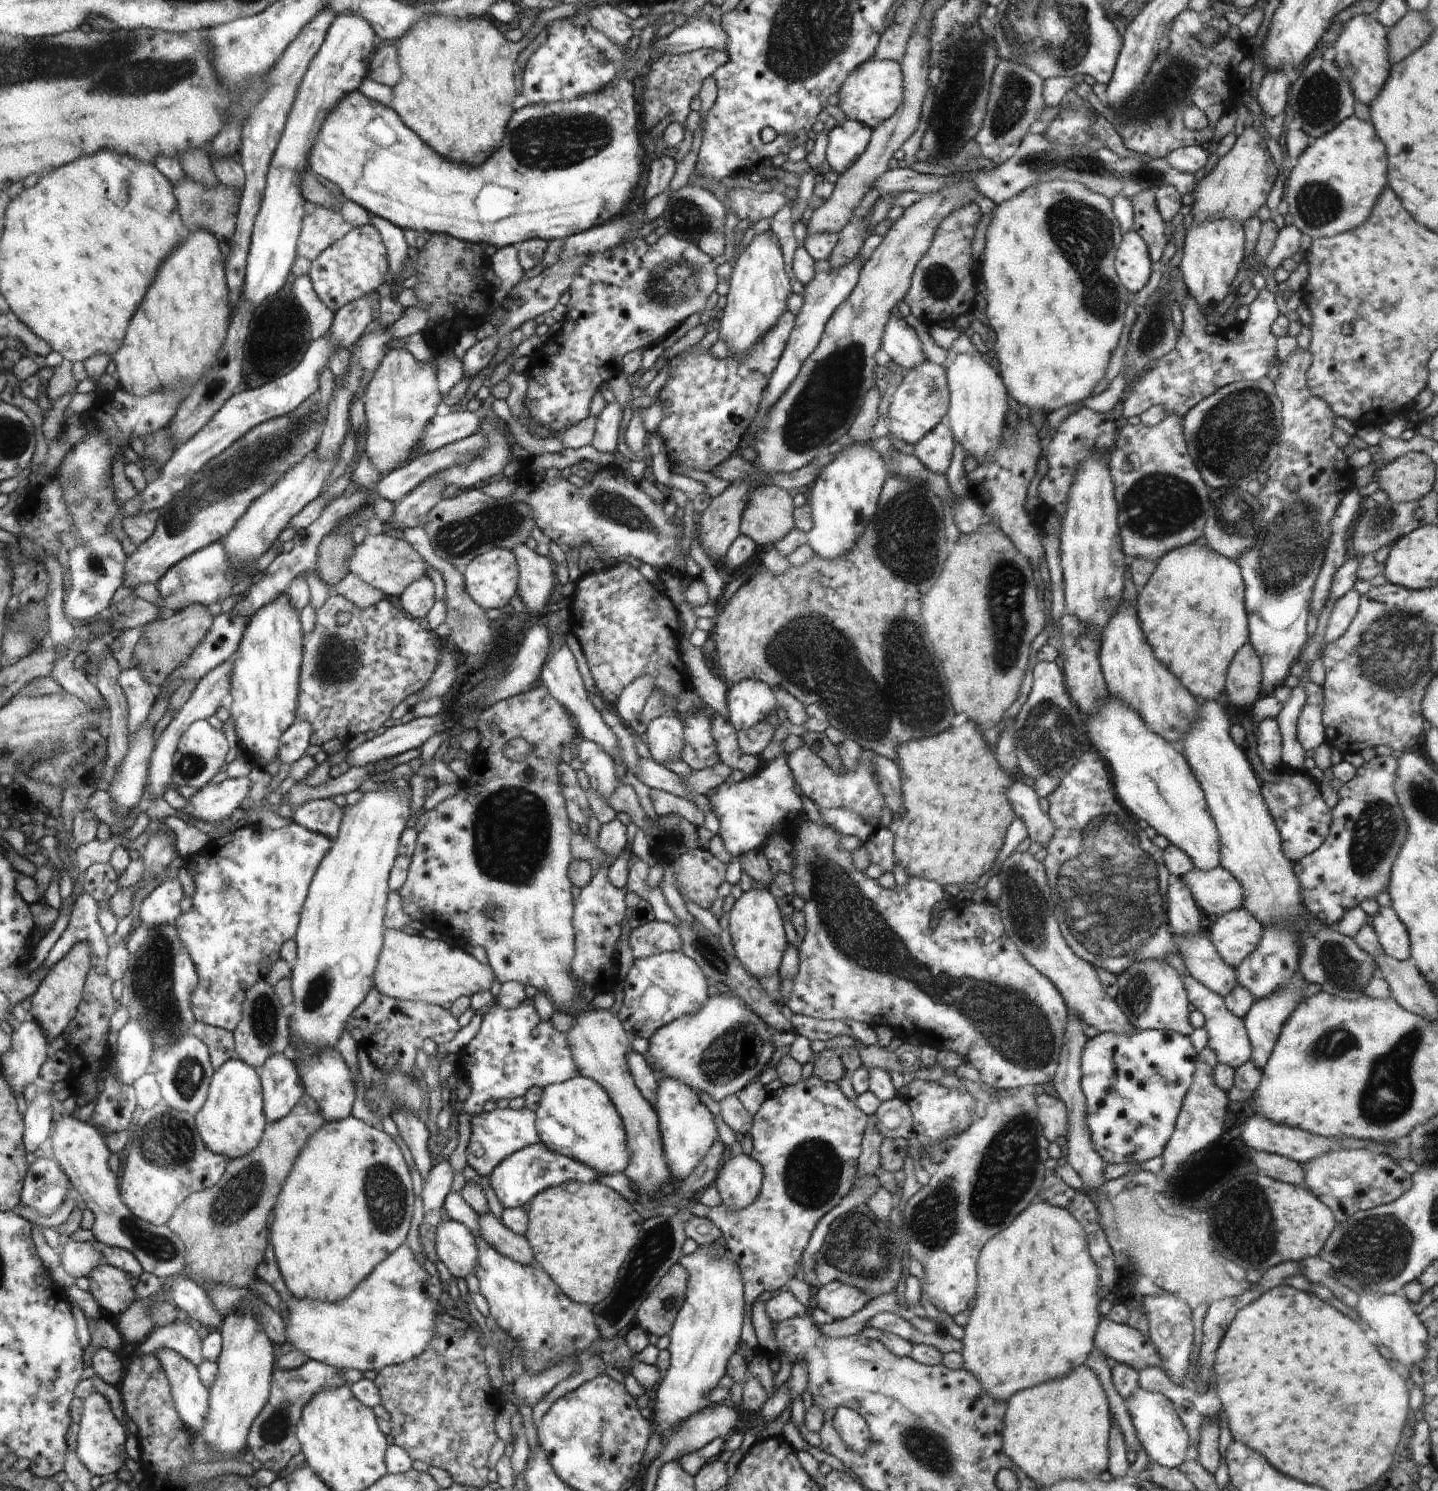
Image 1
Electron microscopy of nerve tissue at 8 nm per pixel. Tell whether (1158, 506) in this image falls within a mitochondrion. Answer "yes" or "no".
yes

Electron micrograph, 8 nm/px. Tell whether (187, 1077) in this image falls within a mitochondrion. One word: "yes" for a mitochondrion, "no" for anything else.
yes

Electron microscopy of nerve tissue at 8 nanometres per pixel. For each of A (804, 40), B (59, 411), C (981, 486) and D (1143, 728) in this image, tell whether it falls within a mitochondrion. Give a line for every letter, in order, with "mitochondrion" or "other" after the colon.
A: mitochondrion
B: other
C: other
D: other

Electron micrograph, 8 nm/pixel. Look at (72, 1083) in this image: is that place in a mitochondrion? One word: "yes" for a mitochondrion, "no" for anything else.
no

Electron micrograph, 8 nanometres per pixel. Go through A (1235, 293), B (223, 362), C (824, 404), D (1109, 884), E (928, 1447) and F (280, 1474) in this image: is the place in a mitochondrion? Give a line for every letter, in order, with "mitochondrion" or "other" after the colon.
A: other
B: other
C: mitochondrion
D: mitochondrion
E: mitochondrion
F: other

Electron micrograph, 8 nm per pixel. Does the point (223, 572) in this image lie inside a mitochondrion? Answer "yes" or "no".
yes

